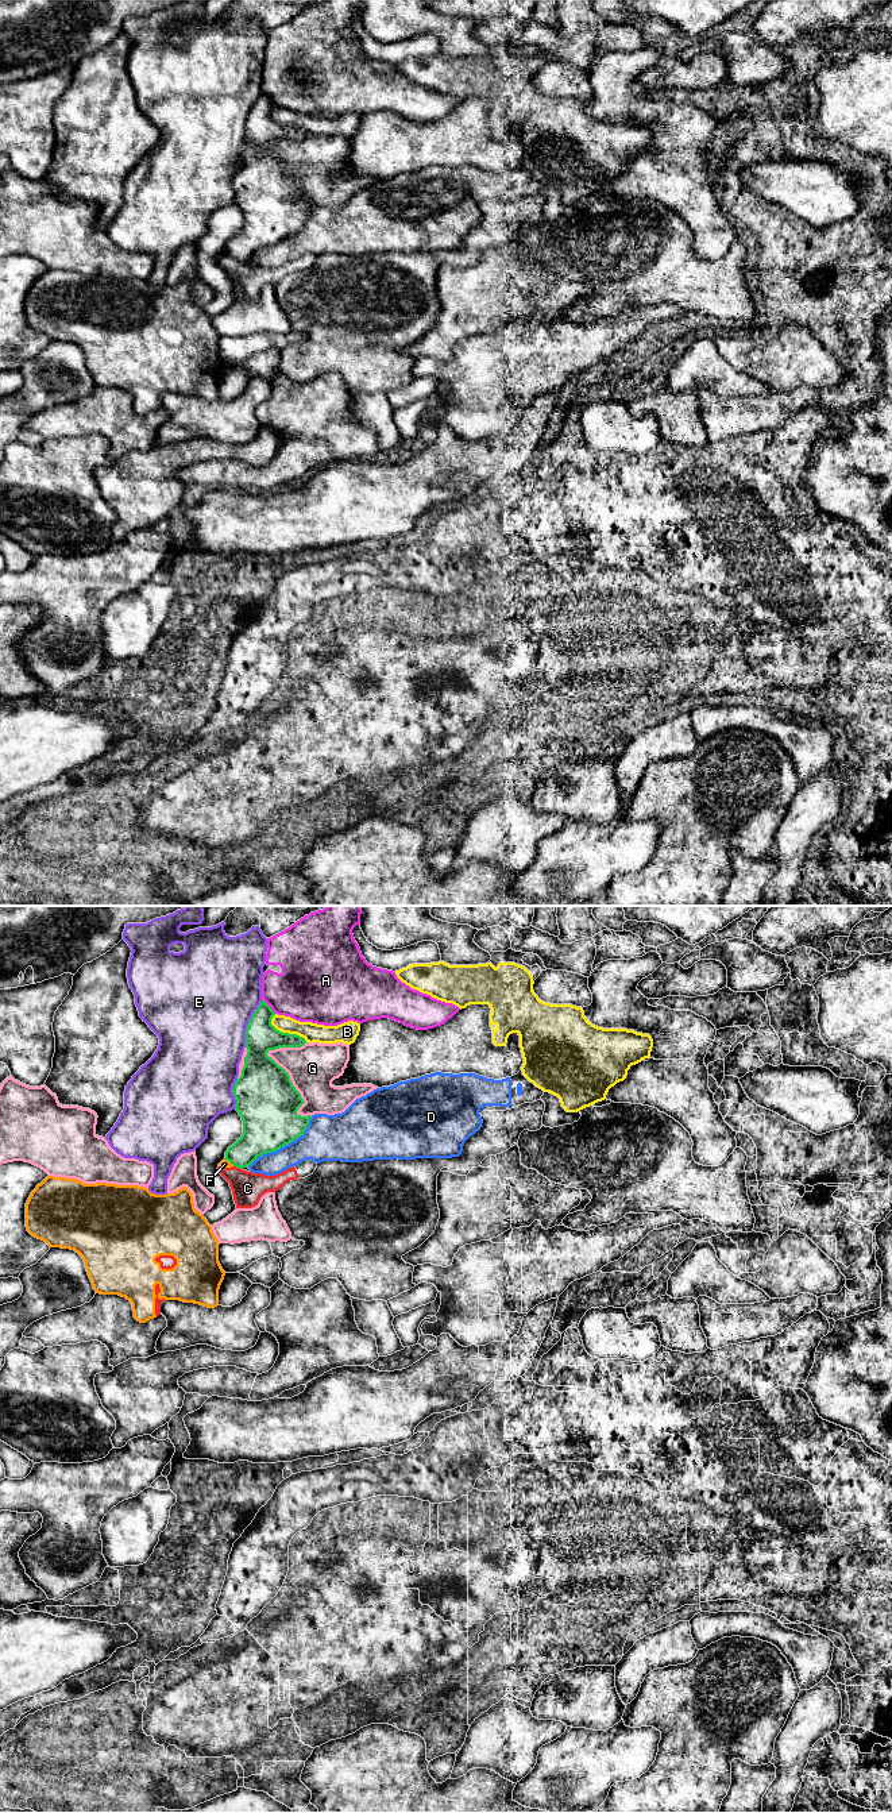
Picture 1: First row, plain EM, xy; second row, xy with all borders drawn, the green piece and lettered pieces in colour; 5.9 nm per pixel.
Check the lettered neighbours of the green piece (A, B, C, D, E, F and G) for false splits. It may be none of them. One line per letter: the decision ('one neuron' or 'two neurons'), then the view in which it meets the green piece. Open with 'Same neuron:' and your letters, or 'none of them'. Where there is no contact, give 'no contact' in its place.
Same neuron: none of them
A: two neurons | xy
B: two neurons | xy
C: two neurons | xy
D: two neurons | xy
E: two neurons | xy
F: two neurons | xy
G: two neurons | xy

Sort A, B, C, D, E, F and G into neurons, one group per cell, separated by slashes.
A / B / C F / D / E / G

